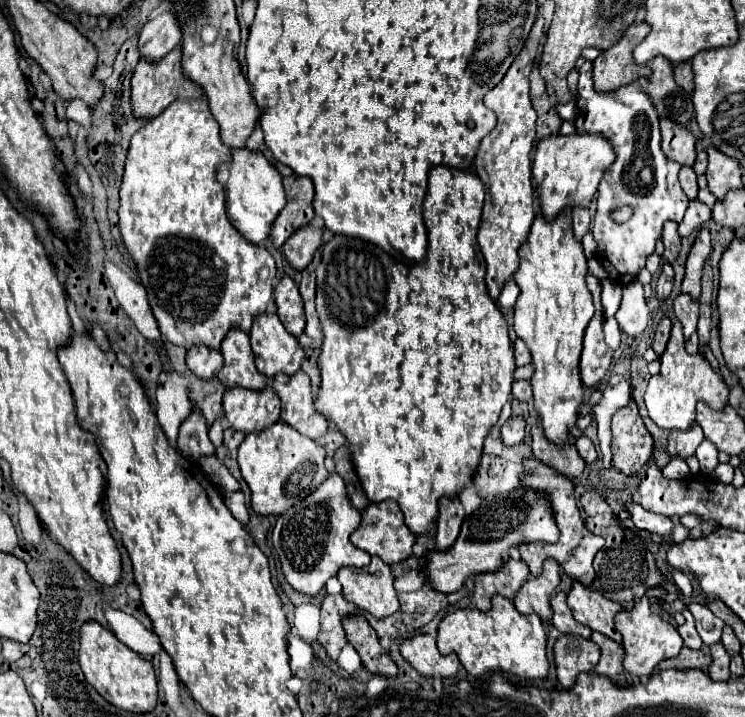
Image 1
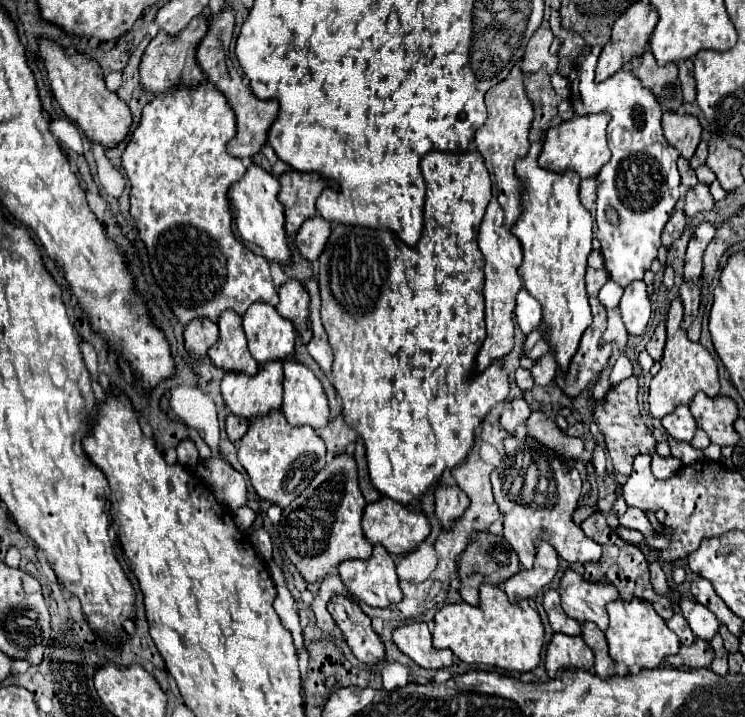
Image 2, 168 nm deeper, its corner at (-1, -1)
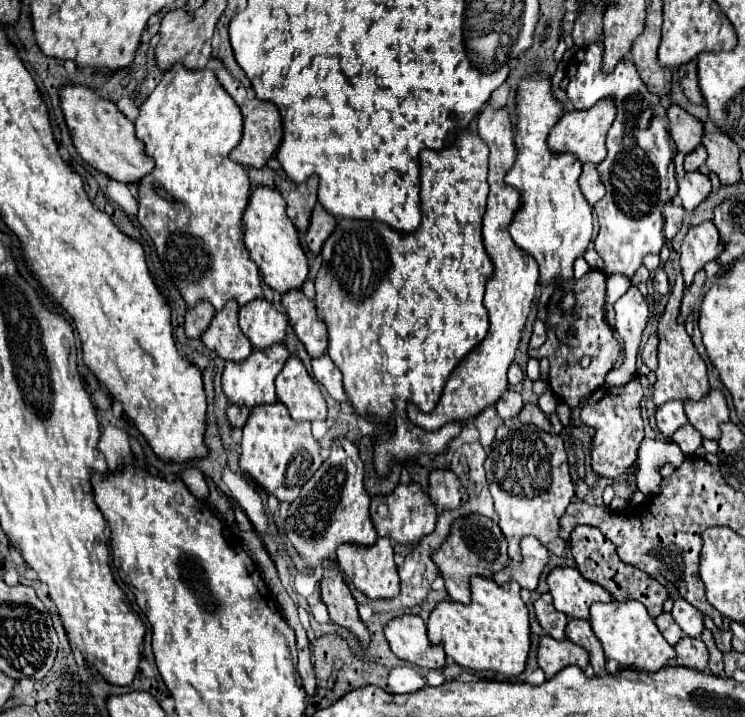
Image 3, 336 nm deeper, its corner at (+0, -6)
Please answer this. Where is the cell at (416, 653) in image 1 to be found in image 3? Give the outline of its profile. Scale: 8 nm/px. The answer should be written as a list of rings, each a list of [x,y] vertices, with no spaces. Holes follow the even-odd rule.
[[[403,615],[387,623],[385,637],[391,651],[413,665],[425,669],[443,669],[445,651],[443,647],[433,647],[427,639],[427,627],[419,615]]]

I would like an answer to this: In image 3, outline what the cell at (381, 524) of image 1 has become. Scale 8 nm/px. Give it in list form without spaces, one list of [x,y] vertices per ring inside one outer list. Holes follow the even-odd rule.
[[[399,483],[389,495],[385,495],[385,497],[373,497],[371,499],[371,521],[373,521],[379,537],[389,537],[391,541],[395,541],[399,545],[415,545],[425,535],[433,533],[435,521],[437,521],[437,513],[435,513],[435,505],[421,491],[419,485],[415,485],[415,483],[411,483],[411,485]],[[381,505],[387,507],[387,515],[385,517],[381,517],[377,513],[377,509]]]

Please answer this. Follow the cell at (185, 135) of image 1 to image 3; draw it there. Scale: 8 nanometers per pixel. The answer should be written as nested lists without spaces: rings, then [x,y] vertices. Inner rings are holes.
[[[175,65],[171,71],[167,71],[155,91],[139,107],[135,129],[137,137],[145,143],[145,155],[155,161],[153,171],[137,185],[137,219],[153,239],[161,265],[177,285],[187,307],[193,307],[199,301],[207,301],[215,307],[215,311],[221,311],[231,299],[237,301],[239,307],[253,299],[261,299],[261,275],[245,249],[241,231],[241,215],[249,201],[251,181],[245,169],[229,159],[231,149],[235,149],[241,141],[243,117],[237,103],[219,85],[213,69],[187,71],[183,65]],[[155,183],[159,183],[171,199],[161,197],[155,191]]]

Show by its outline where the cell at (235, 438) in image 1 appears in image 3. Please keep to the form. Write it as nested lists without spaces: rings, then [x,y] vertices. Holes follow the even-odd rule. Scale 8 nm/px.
[[[229,405],[227,407],[227,419],[231,423],[231,427],[243,427],[247,423],[247,417],[249,417],[249,409],[245,407],[239,407],[239,405]]]

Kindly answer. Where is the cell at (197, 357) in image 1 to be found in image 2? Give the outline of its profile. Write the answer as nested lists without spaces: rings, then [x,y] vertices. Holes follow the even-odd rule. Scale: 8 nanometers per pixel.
[[[196,318],[190,324],[186,324],[184,340],[186,350],[190,350],[196,356],[206,356],[206,350],[216,344],[218,338],[218,326],[210,318]]]

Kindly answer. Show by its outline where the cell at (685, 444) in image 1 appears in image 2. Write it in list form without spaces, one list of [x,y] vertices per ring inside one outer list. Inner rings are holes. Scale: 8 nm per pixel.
[[[678,406],[674,412],[670,412],[666,418],[662,418],[662,426],[674,440],[686,440],[690,442],[696,432],[696,420],[692,418],[688,406]]]

